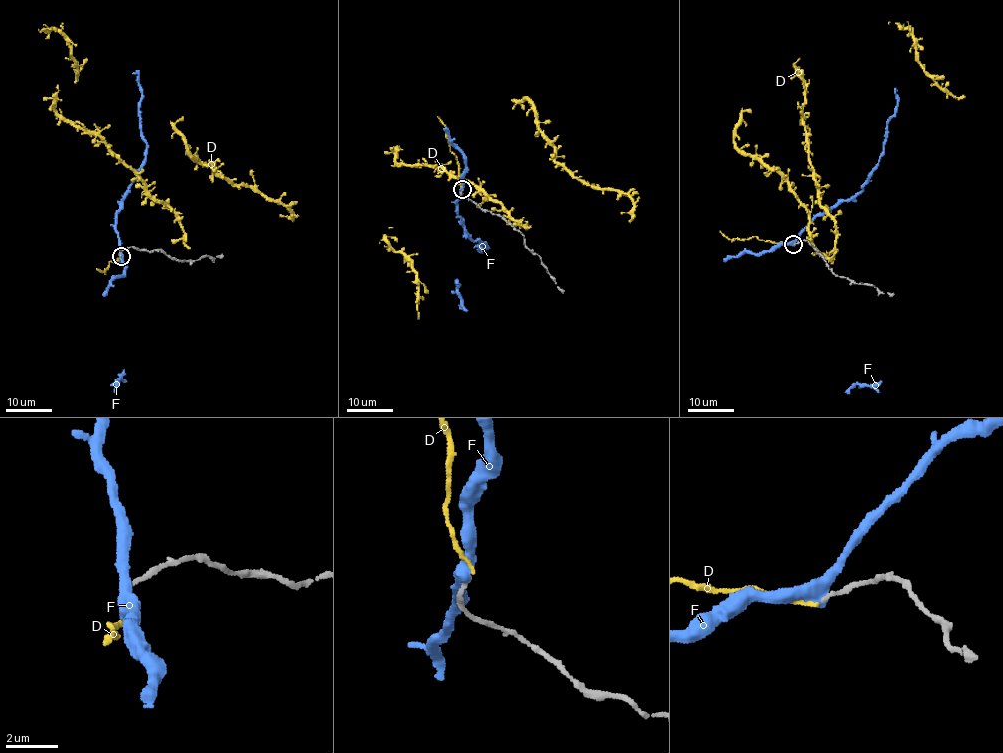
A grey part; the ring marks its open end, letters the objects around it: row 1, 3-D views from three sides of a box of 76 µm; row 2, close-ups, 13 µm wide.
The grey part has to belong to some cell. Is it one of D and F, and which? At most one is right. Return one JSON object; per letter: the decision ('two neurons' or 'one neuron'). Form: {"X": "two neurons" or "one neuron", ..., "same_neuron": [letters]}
{"D": "one neuron", "F": "two neurons", "same_neuron": ["D"]}

